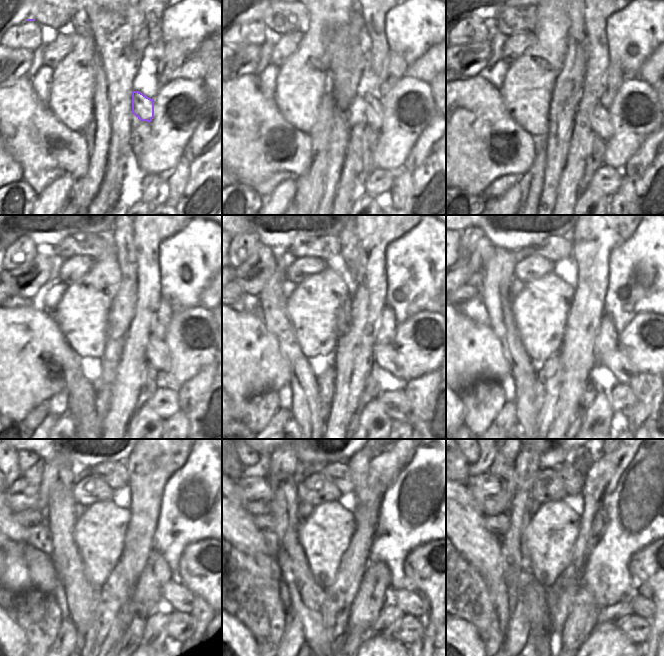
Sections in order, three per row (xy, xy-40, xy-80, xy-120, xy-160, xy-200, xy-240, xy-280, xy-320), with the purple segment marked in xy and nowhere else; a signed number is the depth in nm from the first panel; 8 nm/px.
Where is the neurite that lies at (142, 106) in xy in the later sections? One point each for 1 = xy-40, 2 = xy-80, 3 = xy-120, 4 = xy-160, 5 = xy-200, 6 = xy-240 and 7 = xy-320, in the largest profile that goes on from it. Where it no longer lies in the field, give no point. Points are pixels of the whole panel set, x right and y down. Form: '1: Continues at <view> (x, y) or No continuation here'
1: Continues at xy-40 (373, 112)
2: Continues at xy-80 (600, 121)
3: Continues at xy-120 (158, 356)
4: Continues at xy-160 (386, 357)
5: Continues at xy-200 (622, 368)
6: Continues at xy-240 (181, 599)
7: Continues at xy-320 (644, 607)

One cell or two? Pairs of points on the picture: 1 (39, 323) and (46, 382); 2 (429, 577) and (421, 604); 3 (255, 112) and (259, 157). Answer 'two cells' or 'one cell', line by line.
1: one cell
2: two cells
3: one cell

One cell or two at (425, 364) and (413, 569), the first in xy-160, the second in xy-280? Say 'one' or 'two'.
one

